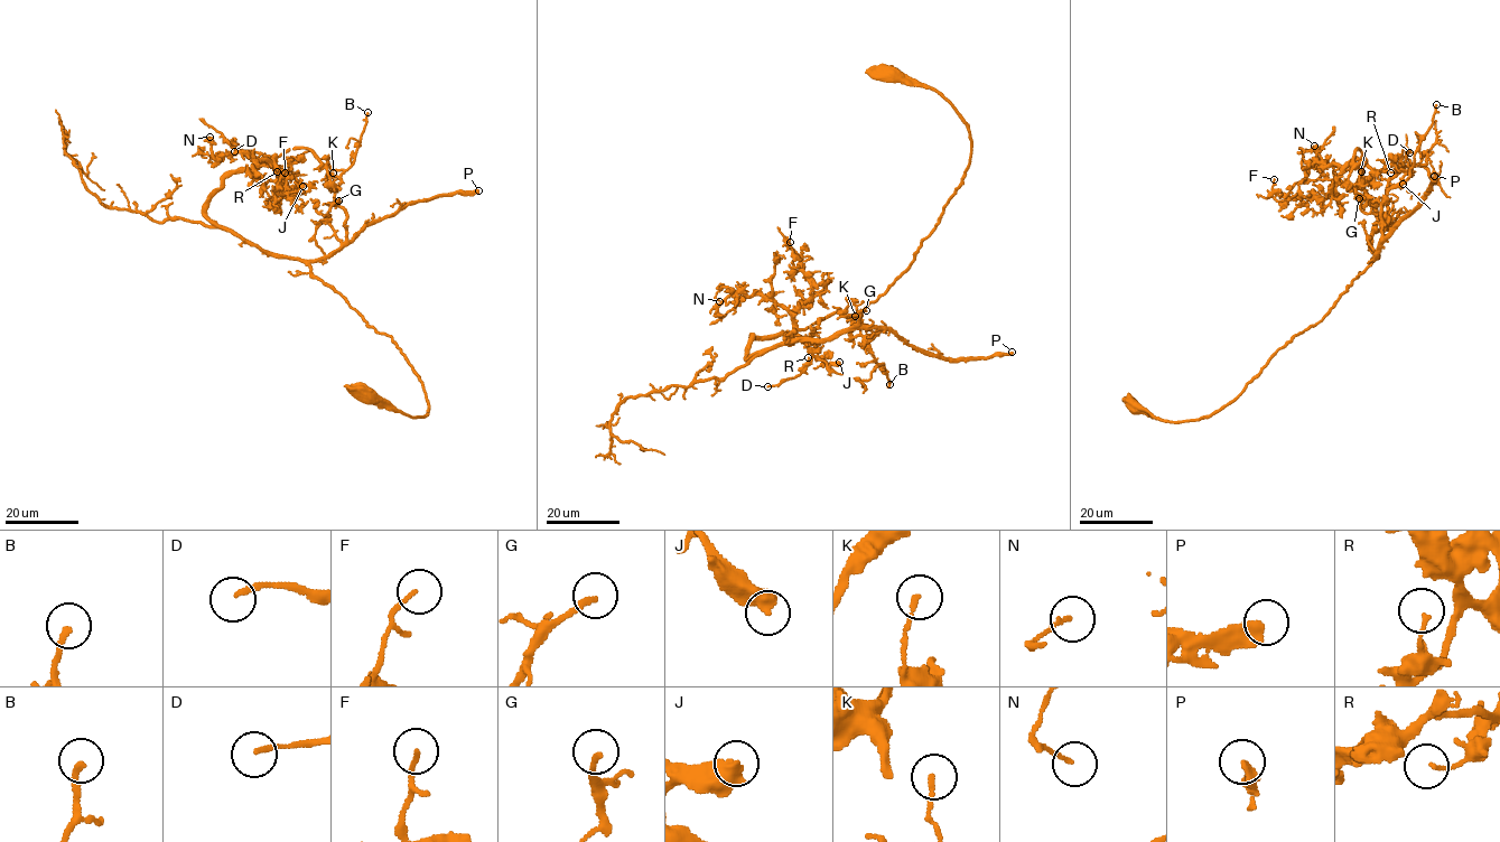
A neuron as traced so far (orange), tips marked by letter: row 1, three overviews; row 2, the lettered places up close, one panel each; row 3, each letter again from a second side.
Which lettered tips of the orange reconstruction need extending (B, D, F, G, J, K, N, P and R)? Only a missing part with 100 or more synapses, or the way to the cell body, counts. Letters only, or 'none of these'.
P

